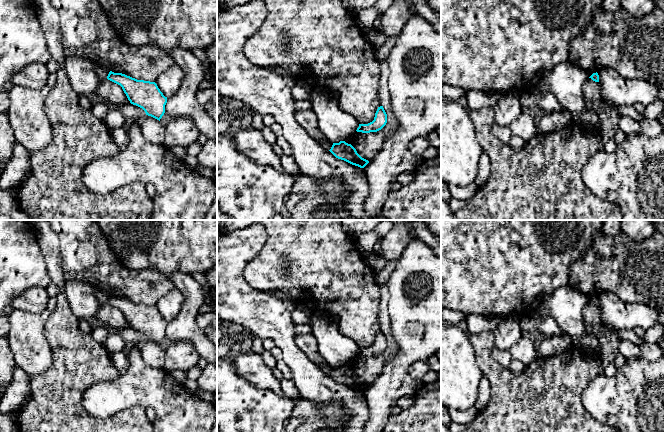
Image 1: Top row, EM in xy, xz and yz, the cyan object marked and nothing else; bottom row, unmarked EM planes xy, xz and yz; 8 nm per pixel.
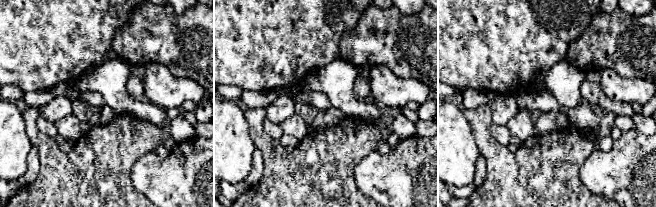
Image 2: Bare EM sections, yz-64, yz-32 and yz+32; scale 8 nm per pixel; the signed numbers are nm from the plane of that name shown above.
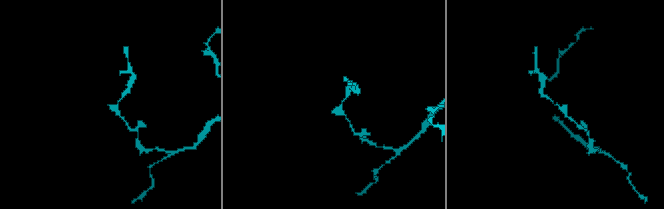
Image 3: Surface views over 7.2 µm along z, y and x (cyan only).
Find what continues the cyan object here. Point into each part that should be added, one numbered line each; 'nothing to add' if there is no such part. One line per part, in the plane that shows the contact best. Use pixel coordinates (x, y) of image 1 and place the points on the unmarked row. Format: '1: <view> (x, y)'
nothing to add

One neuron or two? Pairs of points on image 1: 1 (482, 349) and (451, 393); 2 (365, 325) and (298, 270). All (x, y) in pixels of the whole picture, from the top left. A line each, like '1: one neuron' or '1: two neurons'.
1: two neurons
2: one neuron

